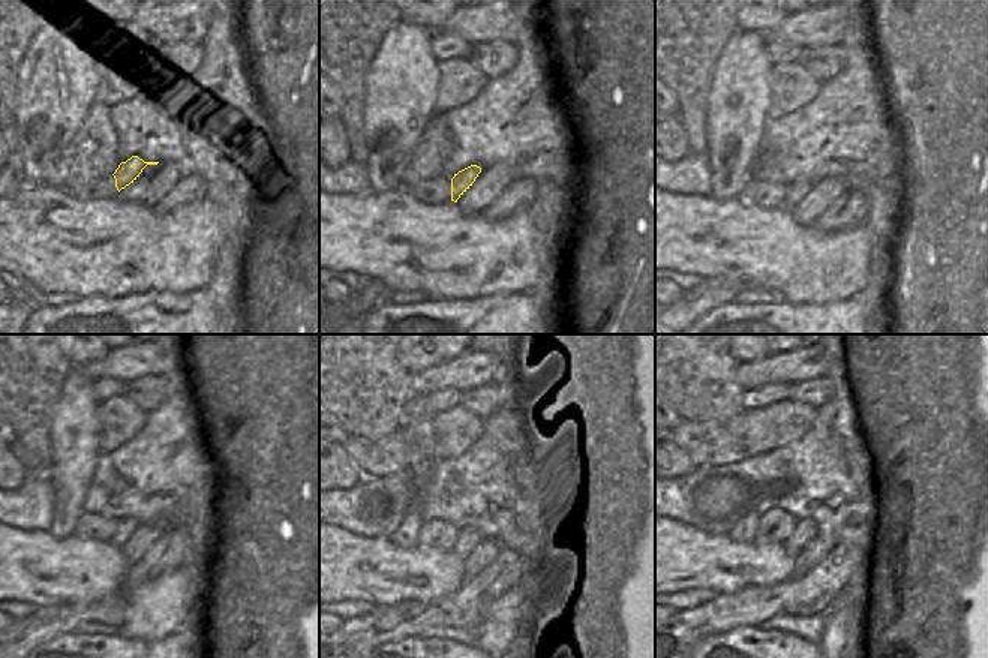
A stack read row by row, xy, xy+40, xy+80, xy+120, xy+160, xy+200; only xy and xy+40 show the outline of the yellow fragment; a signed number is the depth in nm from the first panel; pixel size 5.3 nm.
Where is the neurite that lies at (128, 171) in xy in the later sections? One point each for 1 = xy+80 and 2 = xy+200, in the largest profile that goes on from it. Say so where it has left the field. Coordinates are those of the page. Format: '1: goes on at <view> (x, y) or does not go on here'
1: goes on at xy+80 (795, 191)
2: goes on at xy+200 (805, 529)

